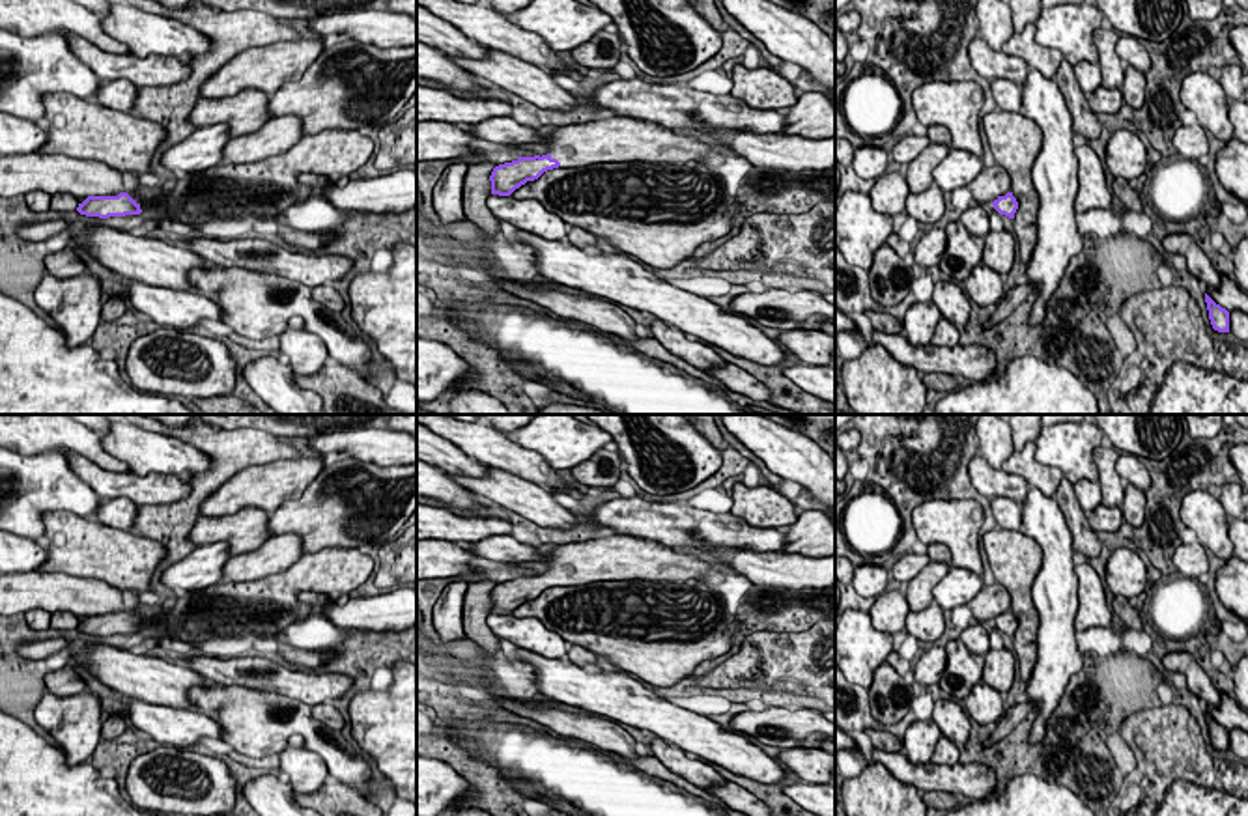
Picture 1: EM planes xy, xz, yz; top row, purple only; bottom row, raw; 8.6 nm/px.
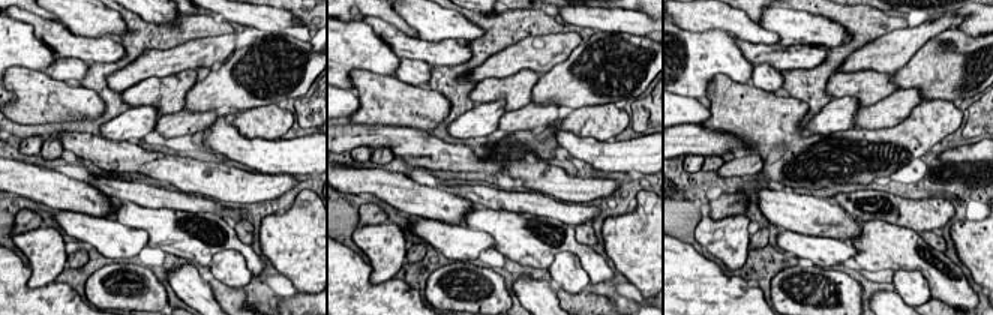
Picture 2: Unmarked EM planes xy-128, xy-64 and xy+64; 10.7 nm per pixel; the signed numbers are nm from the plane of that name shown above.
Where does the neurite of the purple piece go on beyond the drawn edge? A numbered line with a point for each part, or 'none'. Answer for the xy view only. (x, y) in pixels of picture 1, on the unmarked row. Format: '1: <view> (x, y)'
1: xy (19, 592)

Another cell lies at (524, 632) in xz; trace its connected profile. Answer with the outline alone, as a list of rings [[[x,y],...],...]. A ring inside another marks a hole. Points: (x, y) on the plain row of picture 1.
[[[491,612],[488,626],[497,639],[547,659],[566,655],[564,639],[549,631],[538,618]]]

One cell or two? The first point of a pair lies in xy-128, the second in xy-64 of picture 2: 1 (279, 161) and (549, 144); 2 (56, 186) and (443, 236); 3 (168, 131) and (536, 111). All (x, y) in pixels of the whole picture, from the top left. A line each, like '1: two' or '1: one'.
1: two
2: two
3: one

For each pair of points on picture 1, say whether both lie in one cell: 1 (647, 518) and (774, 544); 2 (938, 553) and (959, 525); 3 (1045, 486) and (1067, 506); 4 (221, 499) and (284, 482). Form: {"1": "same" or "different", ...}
{"1": "same", "2": "different", "3": "different", "4": "same"}

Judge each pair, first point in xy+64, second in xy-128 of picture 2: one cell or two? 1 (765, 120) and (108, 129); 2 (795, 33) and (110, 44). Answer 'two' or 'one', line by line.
1: two
2: two

